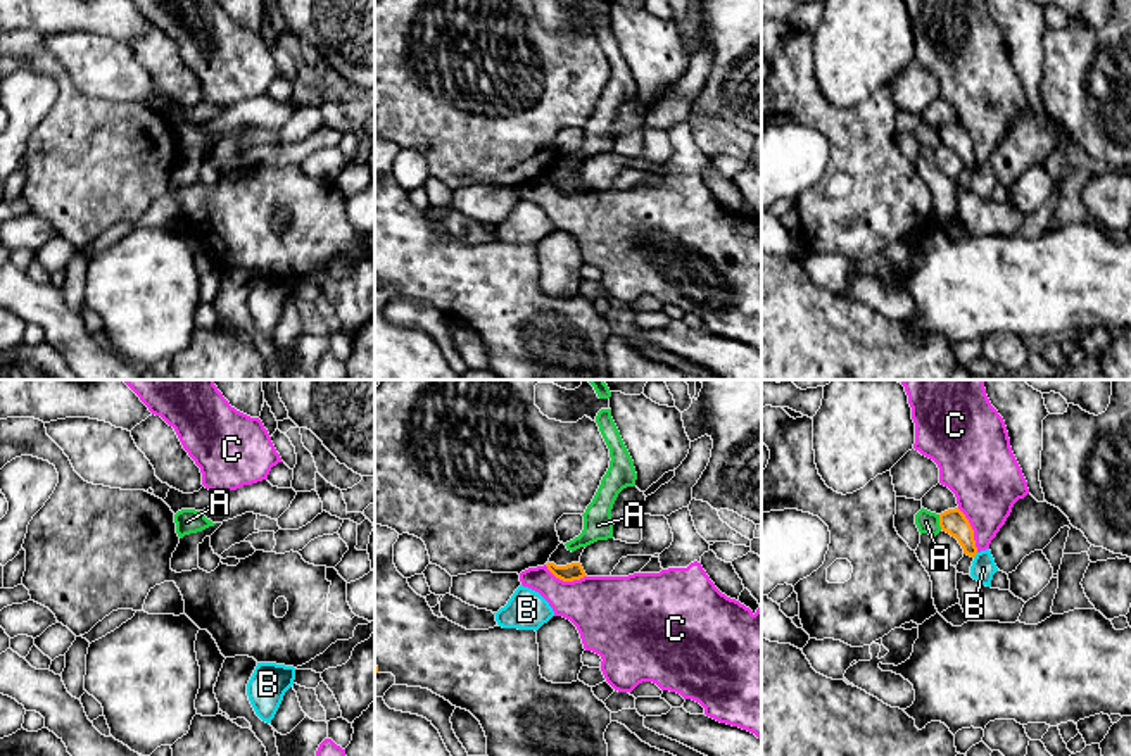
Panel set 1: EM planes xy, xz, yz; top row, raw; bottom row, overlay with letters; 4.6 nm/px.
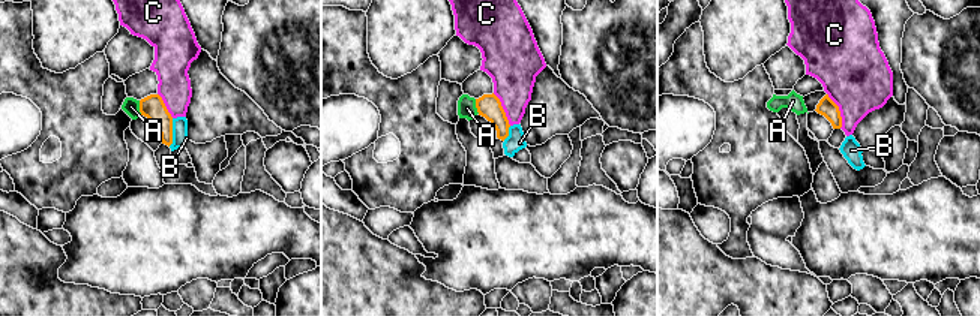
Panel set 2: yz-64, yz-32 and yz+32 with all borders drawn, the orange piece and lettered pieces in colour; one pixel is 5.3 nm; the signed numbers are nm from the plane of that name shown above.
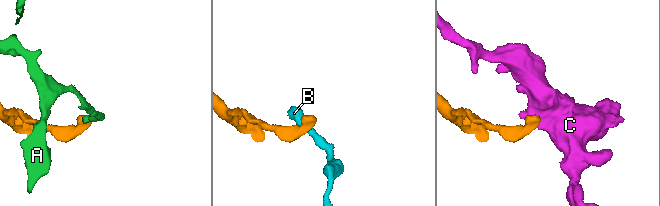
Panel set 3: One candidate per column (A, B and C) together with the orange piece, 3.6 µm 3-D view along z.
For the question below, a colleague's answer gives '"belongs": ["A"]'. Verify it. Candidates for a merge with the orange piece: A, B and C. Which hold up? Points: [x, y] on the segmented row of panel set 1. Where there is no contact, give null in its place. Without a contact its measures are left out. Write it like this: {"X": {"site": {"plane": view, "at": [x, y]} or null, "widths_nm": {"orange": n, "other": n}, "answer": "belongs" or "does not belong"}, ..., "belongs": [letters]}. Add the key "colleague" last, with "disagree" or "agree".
{"A": {"site": {"plane": "yz", "at": [940, 522]}, "widths_nm": {"orange": 120, "other": 100}, "answer": "does not belong"}, "B": {"site": {"plane": "yz", "at": [974, 556]}, "widths_nm": {"orange": 120, "other": 120}, "answer": "does not belong"}, "C": {"site": {"plane": "yz", "at": [973, 530]}, "widths_nm": {"orange": 120, "other": 320}, "answer": "does not belong"}, "belongs": [], "colleague": "disagree"}

